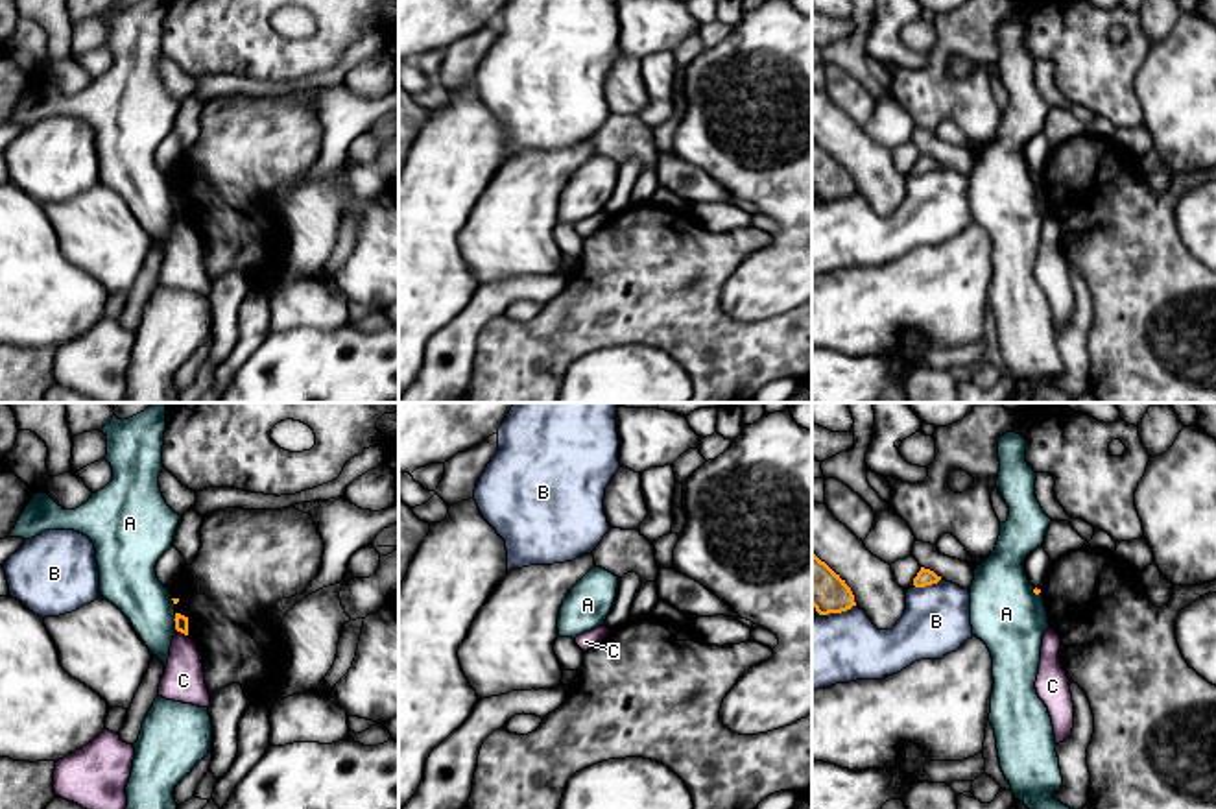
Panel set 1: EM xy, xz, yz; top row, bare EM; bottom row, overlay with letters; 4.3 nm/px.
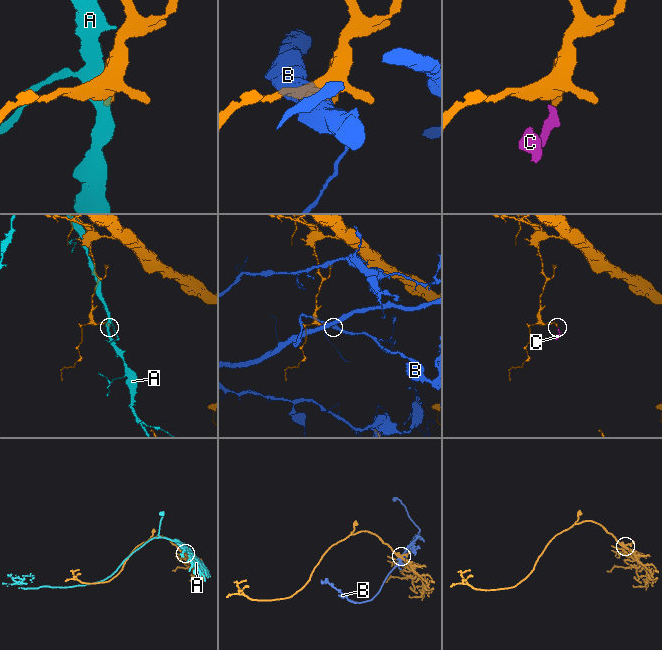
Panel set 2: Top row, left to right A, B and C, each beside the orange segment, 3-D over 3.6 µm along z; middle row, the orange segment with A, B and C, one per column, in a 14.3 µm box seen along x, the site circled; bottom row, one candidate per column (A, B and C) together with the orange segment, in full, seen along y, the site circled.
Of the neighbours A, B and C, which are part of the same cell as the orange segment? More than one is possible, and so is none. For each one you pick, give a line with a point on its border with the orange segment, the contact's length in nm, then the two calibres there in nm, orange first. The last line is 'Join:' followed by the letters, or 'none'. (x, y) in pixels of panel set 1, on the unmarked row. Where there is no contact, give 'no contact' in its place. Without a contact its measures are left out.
Join: none

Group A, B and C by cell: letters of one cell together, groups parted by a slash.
A / B / C

